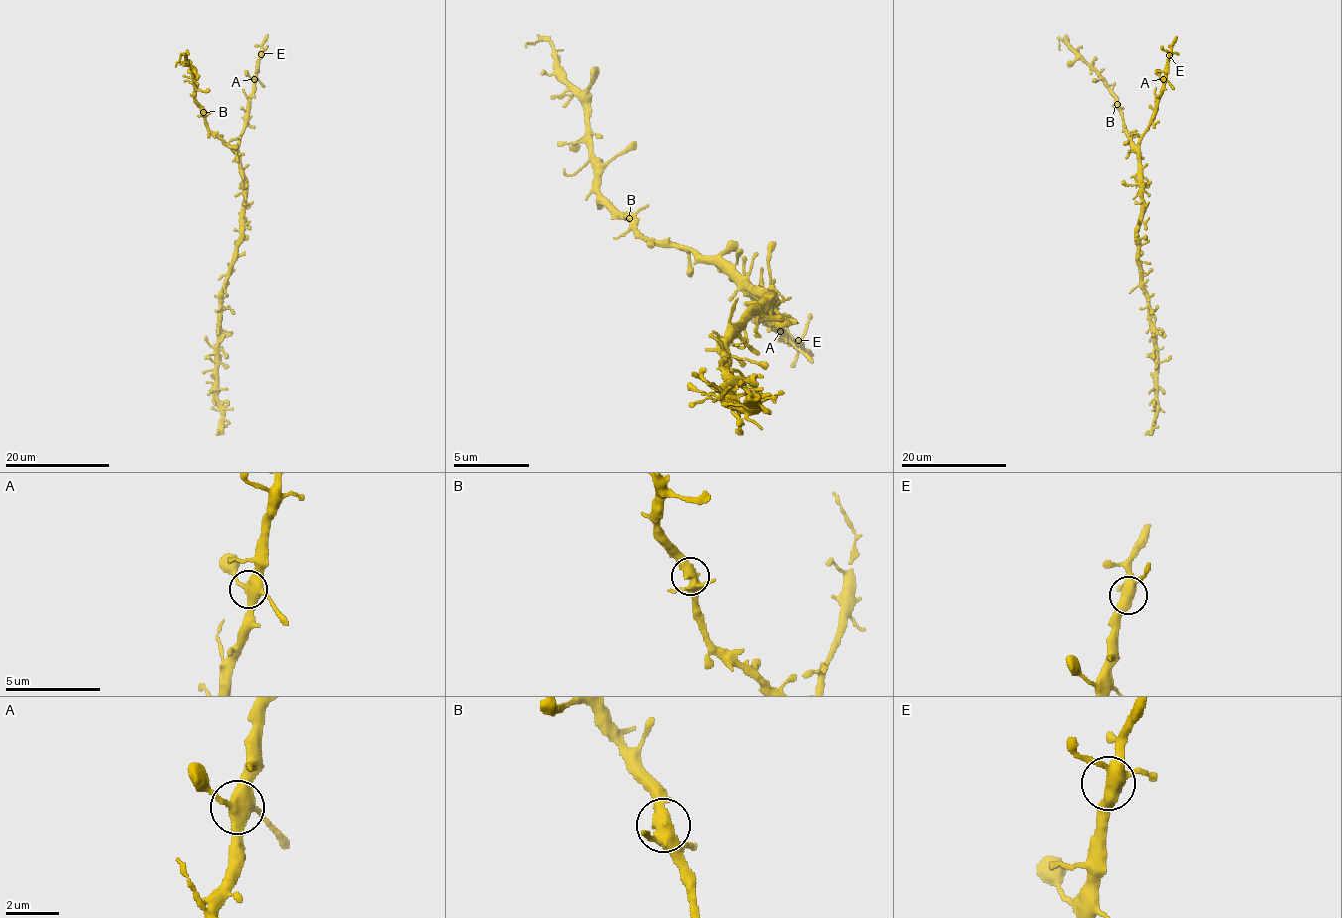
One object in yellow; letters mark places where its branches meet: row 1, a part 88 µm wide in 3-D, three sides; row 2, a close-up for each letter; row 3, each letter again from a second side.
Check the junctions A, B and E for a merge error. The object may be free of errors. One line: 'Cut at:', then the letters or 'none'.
Cut at: none

